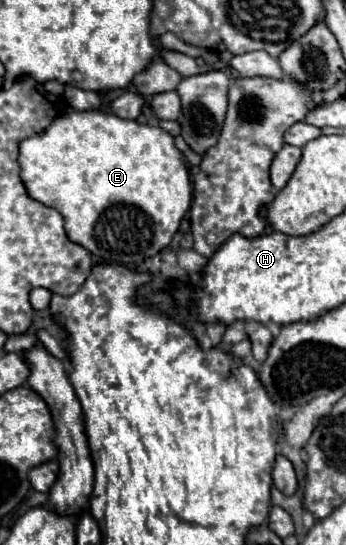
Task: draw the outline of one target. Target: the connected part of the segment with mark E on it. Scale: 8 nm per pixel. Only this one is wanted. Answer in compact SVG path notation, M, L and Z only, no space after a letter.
M66 109L66 113L58 115L48 129L44 129L38 135L32 135L28 139L24 139L20 143L20 157L18 163L22 167L22 181L28 189L28 195L56 211L62 213L64 221L66 221L66 235L70 241L86 247L92 255L96 255L98 259L106 261L106 263L122 263L126 267L138 267L144 259L154 257L156 253L160 253L164 247L170 245L174 233L180 227L180 219L184 217L184 213L190 209L190 201L192 201L192 183L190 183L190 175L188 169L182 161L182 153L176 149L174 145L174 137L164 131L162 127L150 127L150 125L140 125L138 121L130 121L130 119L120 119L114 113L106 113L106 111L72 111Z

